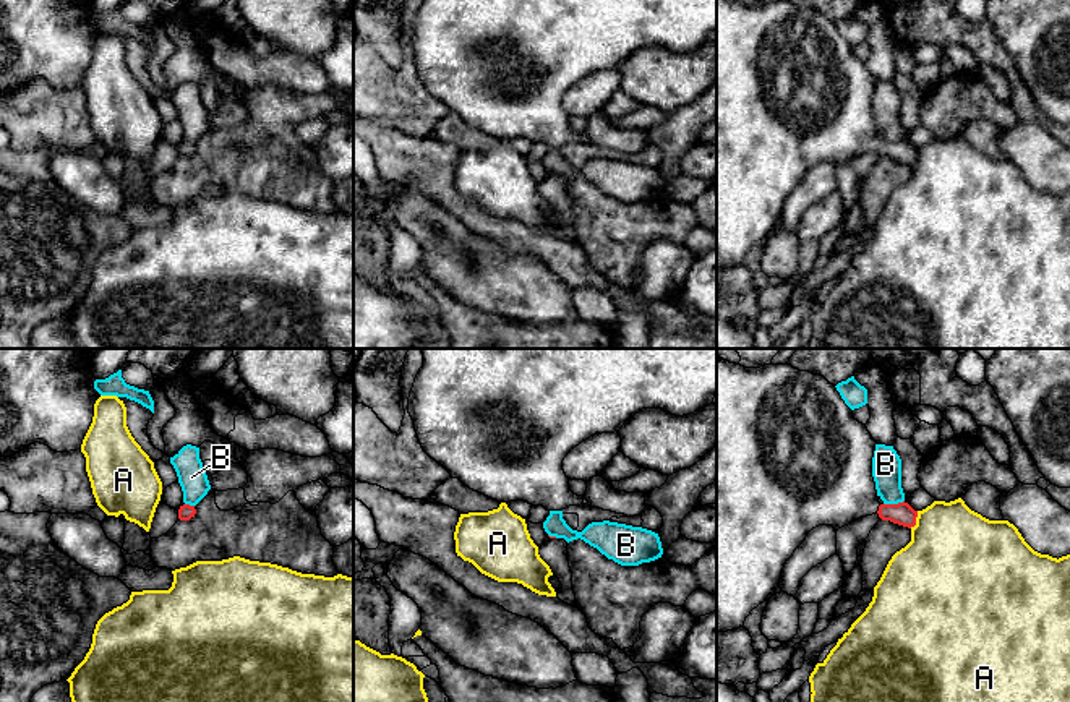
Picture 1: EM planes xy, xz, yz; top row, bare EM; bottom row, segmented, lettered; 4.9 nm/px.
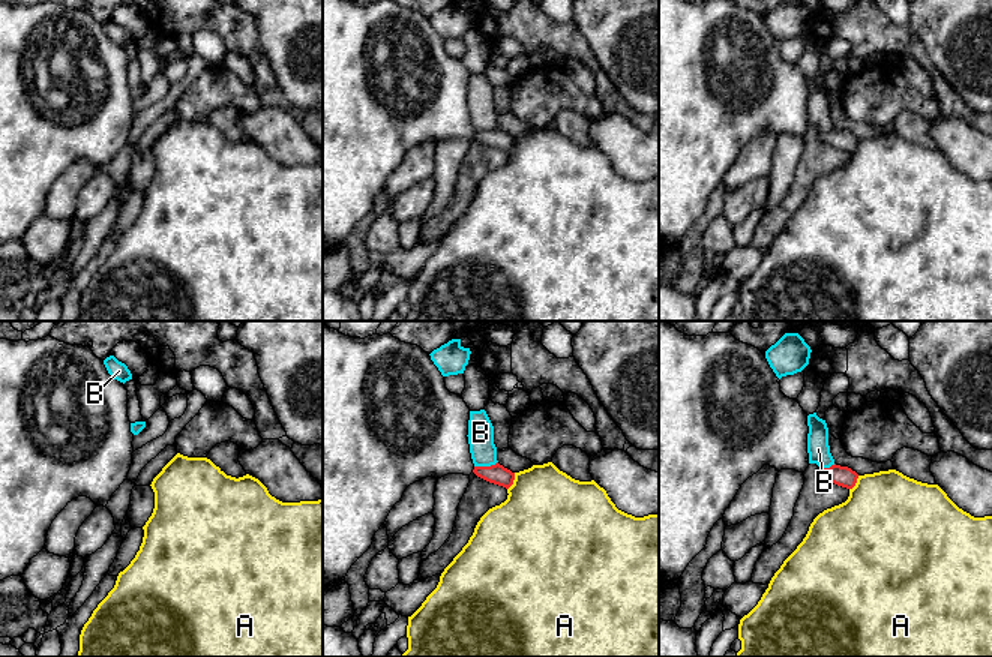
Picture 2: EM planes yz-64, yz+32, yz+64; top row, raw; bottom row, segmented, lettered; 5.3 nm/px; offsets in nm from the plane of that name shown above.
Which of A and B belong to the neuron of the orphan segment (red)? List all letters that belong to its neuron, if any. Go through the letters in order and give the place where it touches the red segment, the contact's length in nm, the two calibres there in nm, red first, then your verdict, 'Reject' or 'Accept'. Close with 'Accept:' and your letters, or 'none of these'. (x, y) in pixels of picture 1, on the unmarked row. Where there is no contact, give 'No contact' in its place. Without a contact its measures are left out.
A: Touches red at yz (915, 158). Shared border 100 nm. Thickness 110 nm (red) against 460 nm. Reject
B: Touches red at yz (894, 141). Shared border 110 nm. Thickness 110 nm (red) against 140 nm. Reject
Accept: none of these

